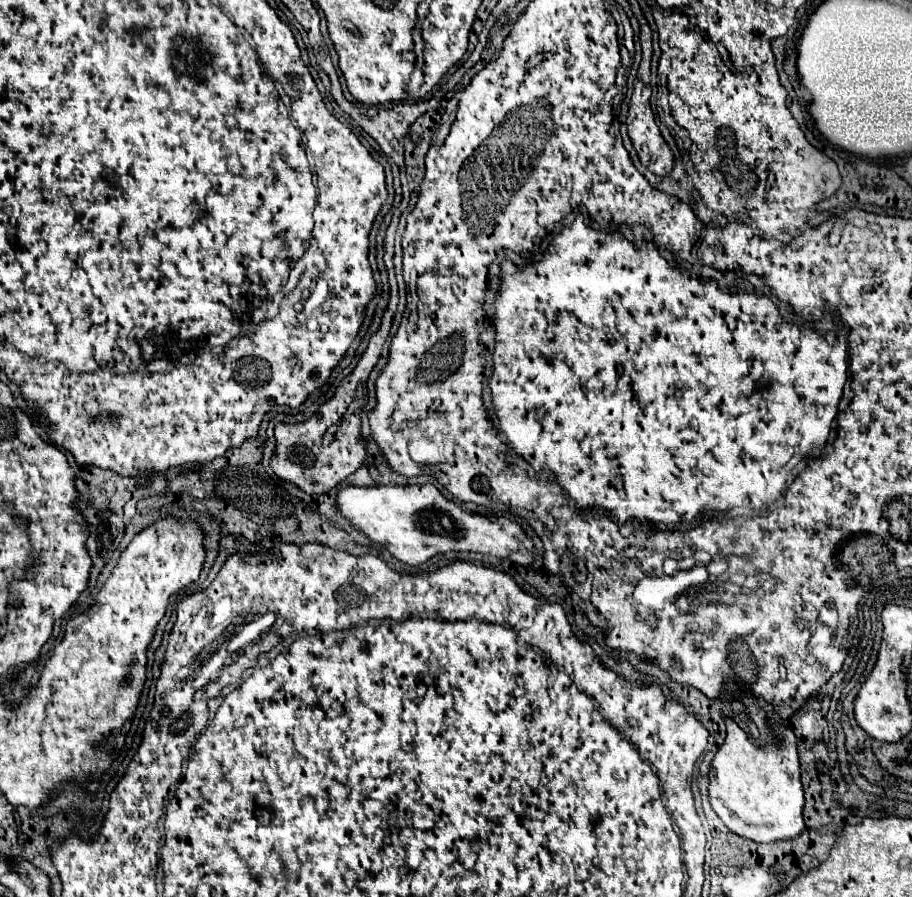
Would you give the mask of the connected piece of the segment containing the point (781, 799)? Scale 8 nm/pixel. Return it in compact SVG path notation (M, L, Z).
M727 722L727 738L725 744L719 748L711 762L709 772L709 802L715 814L723 820L729 832L753 840L753 842L775 842L775 840L793 840L803 830L803 788L799 780L799 760L797 760L797 742L795 734L789 728L773 726L777 736L781 738L783 746L753 746L747 738L747 734L733 722Z

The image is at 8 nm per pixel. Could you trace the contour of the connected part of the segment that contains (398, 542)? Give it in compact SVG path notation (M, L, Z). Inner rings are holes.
M433 484L373 488L347 486L339 490L335 506L357 532L385 546L397 560L411 566L419 566L431 556L449 550L491 554L521 566L529 566L533 562L533 542L523 534L517 522L509 518L491 520L479 514L469 514L455 502L447 500Z

